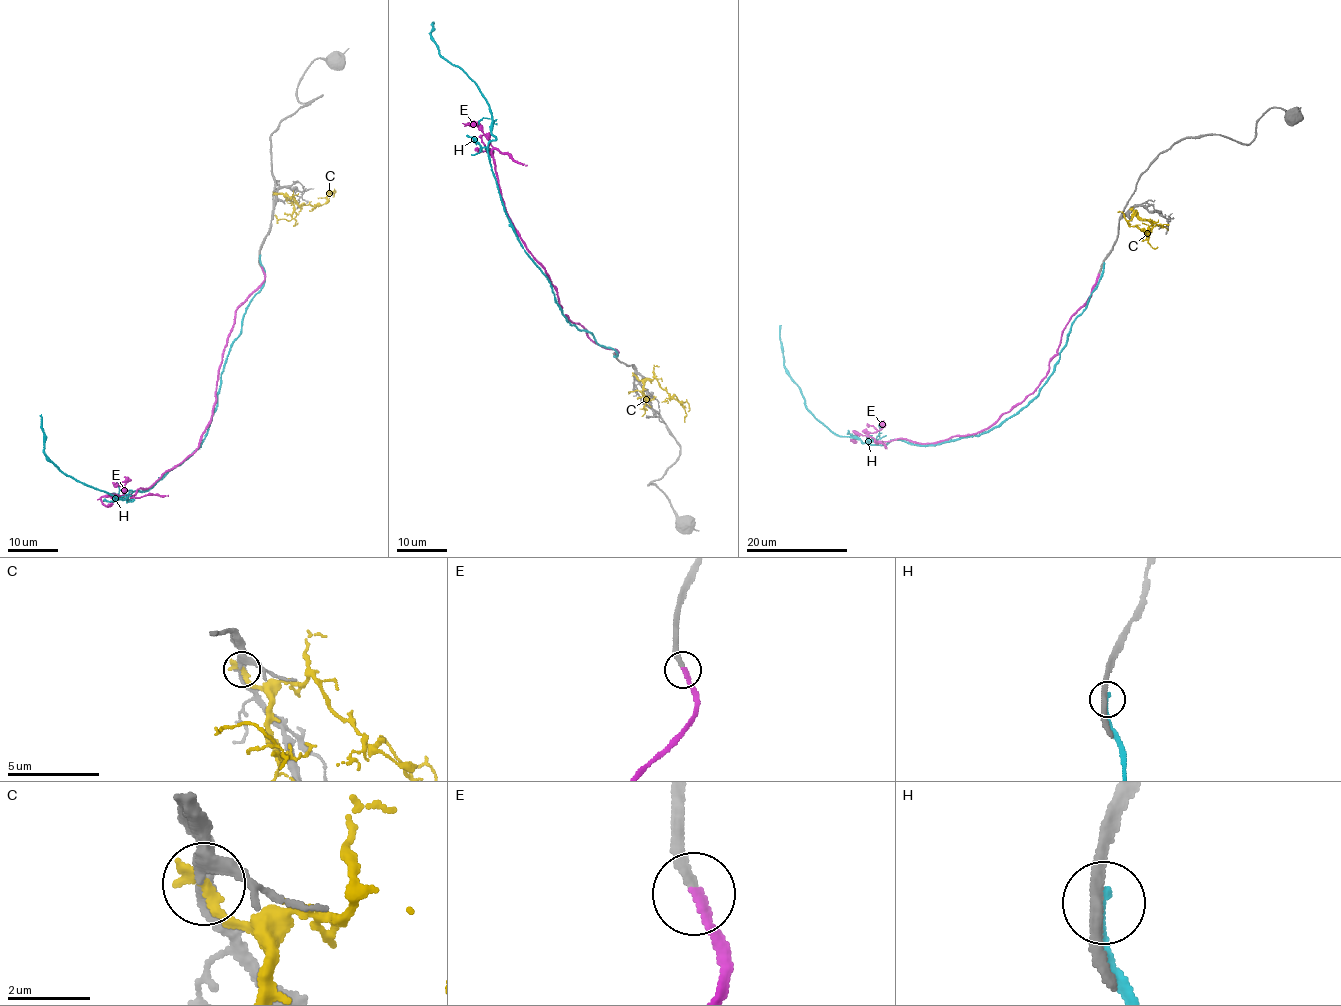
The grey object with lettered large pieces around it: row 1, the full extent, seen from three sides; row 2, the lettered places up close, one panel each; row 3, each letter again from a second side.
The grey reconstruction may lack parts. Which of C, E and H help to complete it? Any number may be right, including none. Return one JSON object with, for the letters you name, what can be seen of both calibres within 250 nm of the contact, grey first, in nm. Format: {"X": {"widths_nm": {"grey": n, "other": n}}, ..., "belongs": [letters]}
{"E": {"widths_nm": {"grey": 240, "other": 220}}, "belongs": ["E"]}

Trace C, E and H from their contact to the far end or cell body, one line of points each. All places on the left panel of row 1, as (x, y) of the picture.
C: (276, 194), (287, 194), (300, 206), (323, 205), (328, 193), (335, 192), (334, 189)
E: (261, 267), (264, 281), (236, 309), (212, 418), (198, 446), (153, 485), (101, 498), (112, 503)
H: (260, 256), (264, 285), (221, 373), (201, 444), (148, 490), (127, 502), (76, 481), (44, 452), (40, 415)

